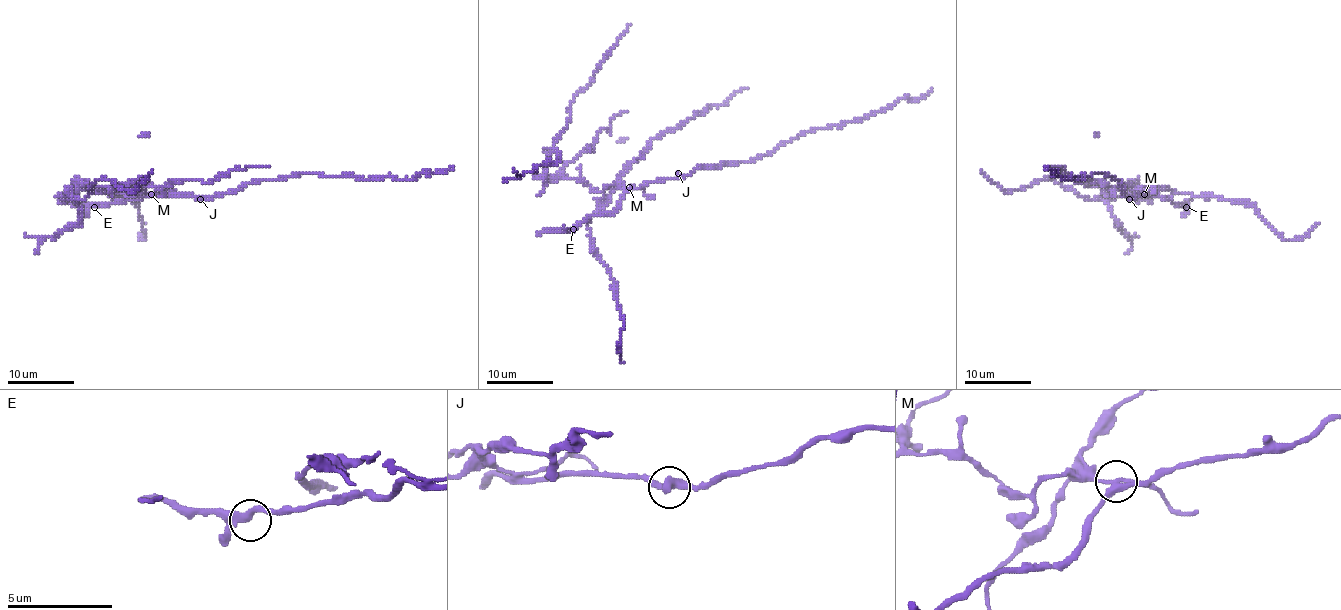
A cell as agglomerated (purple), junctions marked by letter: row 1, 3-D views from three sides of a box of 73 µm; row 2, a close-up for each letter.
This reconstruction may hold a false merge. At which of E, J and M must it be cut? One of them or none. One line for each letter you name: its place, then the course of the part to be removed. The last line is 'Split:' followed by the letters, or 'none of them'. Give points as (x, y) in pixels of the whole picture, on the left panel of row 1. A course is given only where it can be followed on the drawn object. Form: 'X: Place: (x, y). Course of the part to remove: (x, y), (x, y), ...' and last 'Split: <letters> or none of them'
M: Place: (151, 194). Course of the part to remove: (151, 194), (113, 187), (63, 197), (84, 199), (109, 179), (133, 191), (153, 171)
Split: M

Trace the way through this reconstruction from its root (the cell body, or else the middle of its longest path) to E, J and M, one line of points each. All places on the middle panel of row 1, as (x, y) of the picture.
E: (646, 184), (631, 188), (615, 211), (590, 216), (573, 229)
J: (646, 184), (673, 179), (678, 173)
M: (646, 184), (630, 188)

